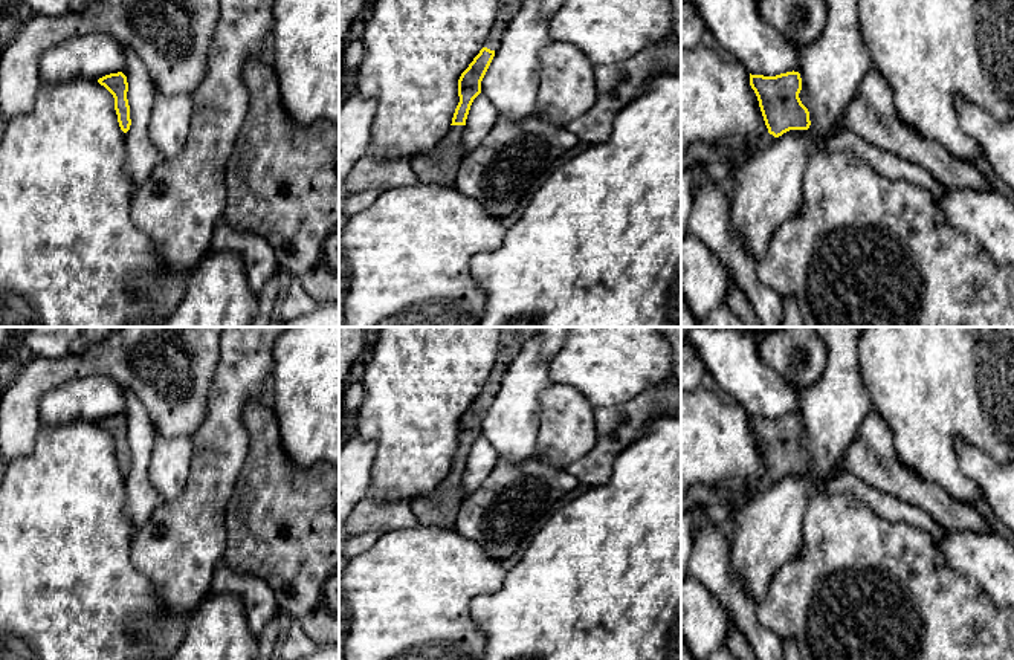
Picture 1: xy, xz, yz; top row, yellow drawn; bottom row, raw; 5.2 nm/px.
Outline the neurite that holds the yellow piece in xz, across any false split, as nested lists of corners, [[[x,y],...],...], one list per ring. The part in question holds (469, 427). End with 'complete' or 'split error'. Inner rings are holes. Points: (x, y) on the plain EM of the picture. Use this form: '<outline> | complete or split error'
[[[501,327],[499,347],[484,390],[458,422],[460,445],[446,478],[429,497],[414,498],[411,509],[418,526],[455,529],[457,513],[466,497],[463,474],[473,442],[481,435],[481,423],[499,390],[509,364],[519,348],[538,335],[539,327]]] | split error

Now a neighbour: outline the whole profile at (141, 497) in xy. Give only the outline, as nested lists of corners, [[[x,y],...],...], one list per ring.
[[[124,388],[124,412],[127,419],[130,448],[130,472],[124,478],[125,515],[131,527],[139,532],[153,515],[159,492],[148,478],[148,466],[154,446],[154,425],[147,406],[128,388]]]

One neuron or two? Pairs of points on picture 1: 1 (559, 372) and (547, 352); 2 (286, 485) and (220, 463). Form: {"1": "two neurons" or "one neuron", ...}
{"1": "two neurons", "2": "two neurons"}

